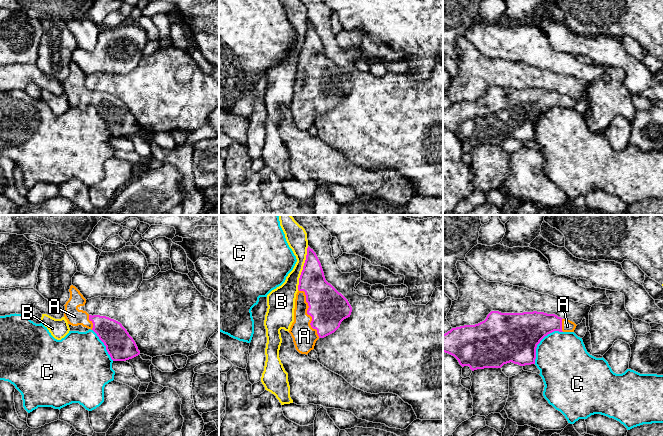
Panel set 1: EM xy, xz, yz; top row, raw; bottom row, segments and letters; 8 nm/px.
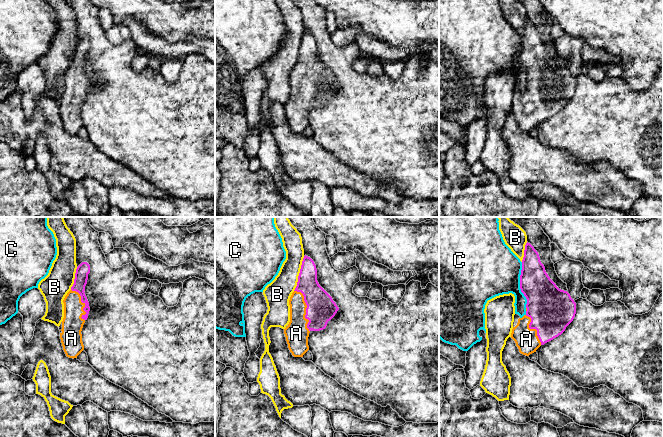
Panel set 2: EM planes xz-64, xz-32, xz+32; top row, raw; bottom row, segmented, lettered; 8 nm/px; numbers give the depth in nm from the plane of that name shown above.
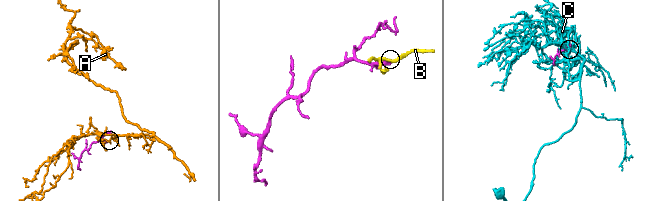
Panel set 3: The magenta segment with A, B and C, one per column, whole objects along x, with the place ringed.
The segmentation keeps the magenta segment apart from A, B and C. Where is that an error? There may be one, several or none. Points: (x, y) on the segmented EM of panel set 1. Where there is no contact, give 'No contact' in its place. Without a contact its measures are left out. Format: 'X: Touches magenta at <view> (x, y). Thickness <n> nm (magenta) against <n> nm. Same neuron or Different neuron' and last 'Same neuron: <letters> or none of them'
A: Touches magenta at xz (307, 312). Thickness 300 nm (magenta) against 190 nm. Same neuron
B: Touches magenta at xz (303, 268). Thickness 240 nm (magenta) against 160 nm. Different neuron
C: Touches magenta at yz (540, 340). Thickness 400 nm (magenta) against 420 nm. Different neuron
Same neuron: A

